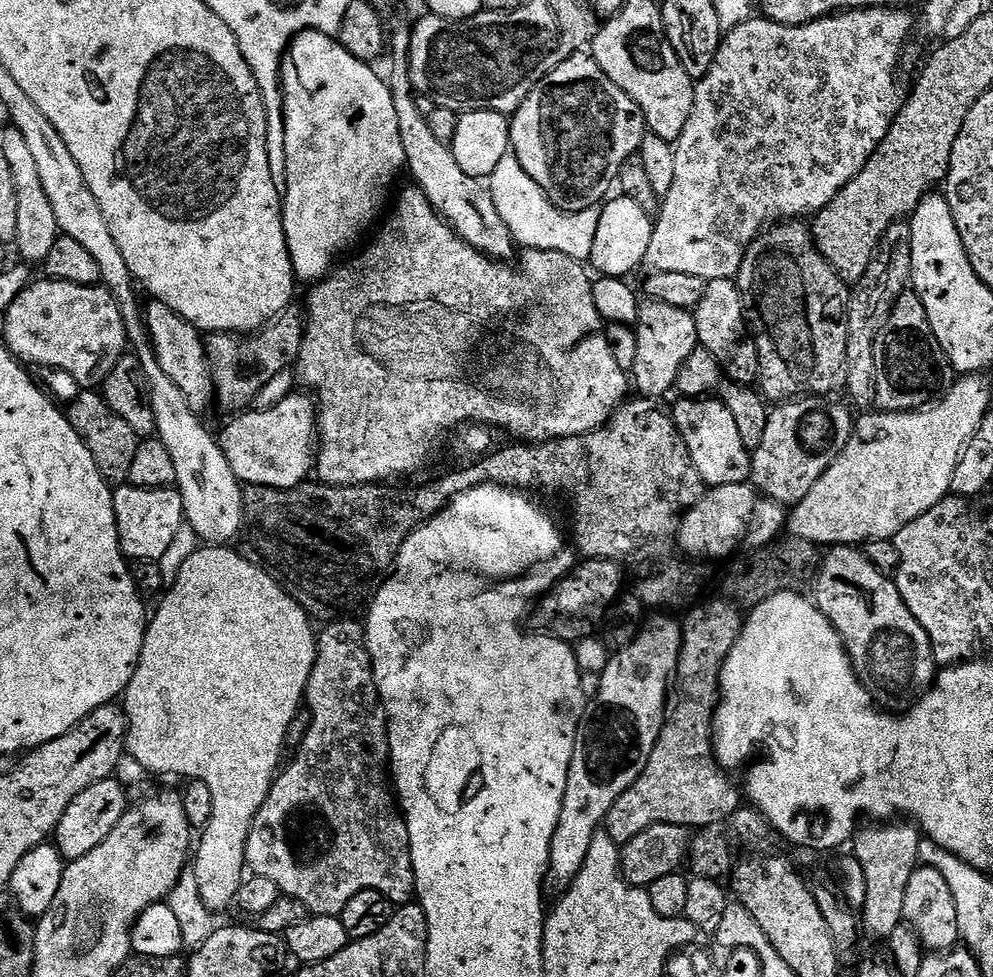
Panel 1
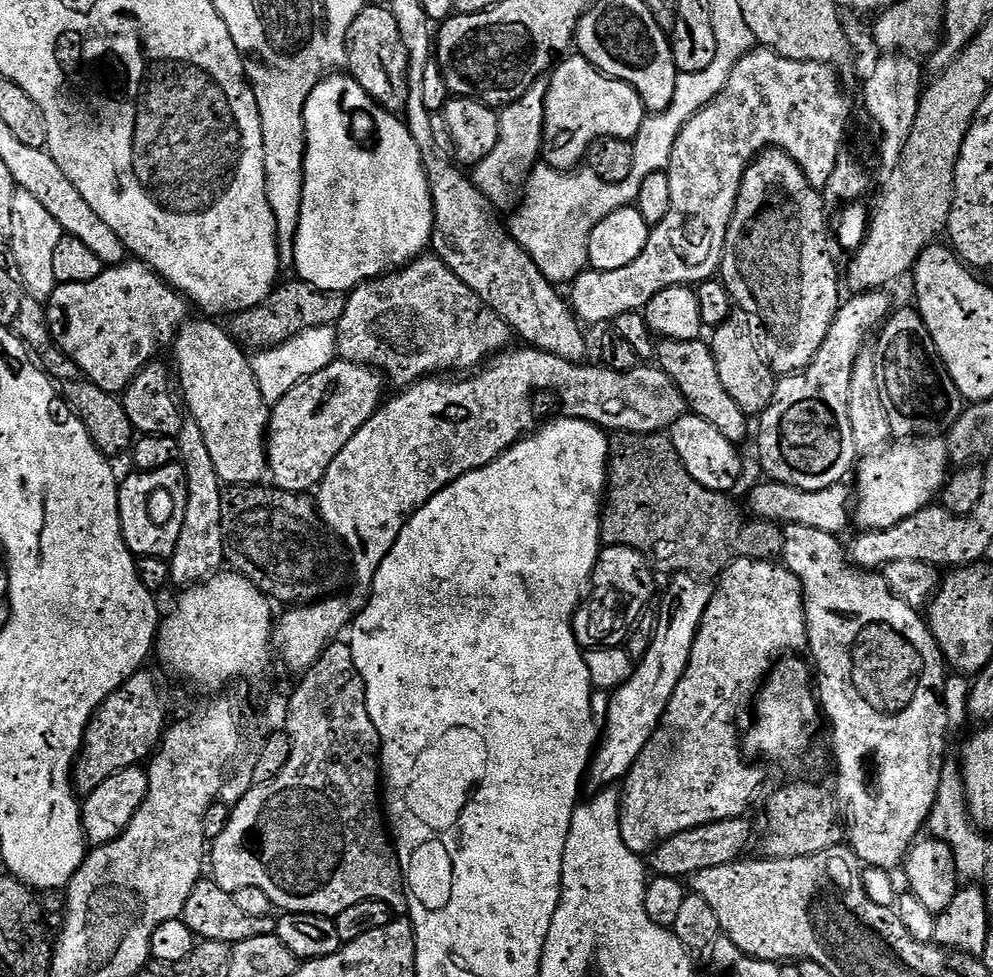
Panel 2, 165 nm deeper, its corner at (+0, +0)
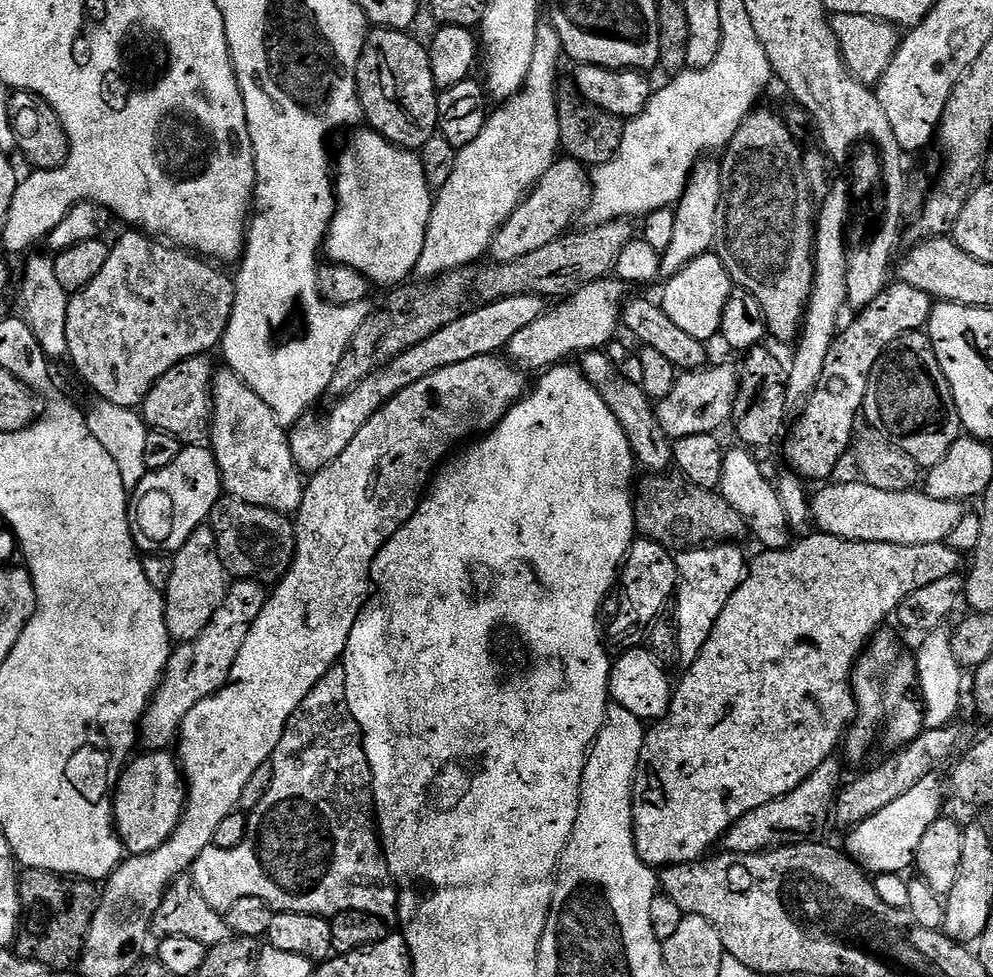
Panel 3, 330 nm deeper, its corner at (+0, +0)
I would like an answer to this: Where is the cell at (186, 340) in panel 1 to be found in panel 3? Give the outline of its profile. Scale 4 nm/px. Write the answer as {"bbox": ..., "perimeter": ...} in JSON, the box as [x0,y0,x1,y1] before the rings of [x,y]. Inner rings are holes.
{"bbox":[210,371,306,514],"perimeter":[[[217,371],[212,378],[212,426],[210,429],[210,447],[218,462],[223,491],[233,500],[262,506],[266,510],[285,514],[299,512],[306,484],[302,479],[300,469],[296,467],[294,454],[288,445],[289,433],[280,425],[278,418],[270,410],[270,406],[266,406],[266,402],[262,402],[262,398],[258,398],[258,394],[254,394],[254,390],[250,390],[250,386],[246,386],[246,382],[242,382],[242,378],[238,378],[236,372],[223,371]]]}

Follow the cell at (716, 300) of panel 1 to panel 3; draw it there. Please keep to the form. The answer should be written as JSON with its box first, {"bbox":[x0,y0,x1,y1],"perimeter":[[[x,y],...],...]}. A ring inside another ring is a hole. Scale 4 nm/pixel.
{"bbox":[731,346,788,449],"perimeter":[[[768,346],[748,349],[743,357],[744,365],[739,365],[740,389],[734,402],[731,427],[736,427],[736,436],[741,445],[749,449],[764,448],[772,444],[785,431],[784,412],[788,406],[788,374],[786,364],[779,360]]]}

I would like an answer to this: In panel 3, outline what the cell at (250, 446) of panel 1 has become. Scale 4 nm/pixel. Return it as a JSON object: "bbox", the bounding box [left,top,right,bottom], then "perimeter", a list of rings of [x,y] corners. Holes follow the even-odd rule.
{"bbox":[288,296,546,474],"perimeter":[[[511,296],[501,300],[490,300],[479,305],[481,308],[473,307],[465,311],[454,322],[442,326],[430,338],[418,342],[410,350],[398,354],[398,358],[385,364],[377,372],[371,372],[358,386],[354,386],[345,396],[339,397],[336,404],[325,416],[312,416],[306,414],[291,429],[288,445],[294,454],[296,467],[304,474],[315,474],[322,471],[350,442],[354,442],[354,434],[370,422],[373,414],[384,405],[390,403],[402,390],[414,386],[422,378],[442,370],[446,366],[454,366],[454,362],[470,362],[470,358],[479,356],[494,356],[503,353],[508,347],[510,338],[530,326],[544,311],[546,304],[538,296]]]}

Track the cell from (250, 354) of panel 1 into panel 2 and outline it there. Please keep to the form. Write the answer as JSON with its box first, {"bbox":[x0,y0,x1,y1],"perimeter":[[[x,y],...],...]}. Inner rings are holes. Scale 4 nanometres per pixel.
{"bbox":[230,278,347,349],"perimeter":[[[292,278],[285,288],[280,286],[273,291],[266,301],[266,306],[235,313],[230,320],[230,332],[236,343],[245,349],[276,348],[311,328],[333,327],[342,318],[347,301],[347,295],[323,292],[302,279]]]}

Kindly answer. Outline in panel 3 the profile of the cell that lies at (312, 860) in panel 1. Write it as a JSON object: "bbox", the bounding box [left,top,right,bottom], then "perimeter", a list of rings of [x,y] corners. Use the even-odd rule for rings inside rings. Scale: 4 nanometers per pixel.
{"bbox":[190,667,400,926],"perimeter":[[[334,667],[326,673],[318,682],[318,686],[314,686],[314,690],[310,690],[310,694],[306,694],[306,698],[298,706],[298,710],[294,710],[294,714],[288,719],[288,725],[282,734],[282,742],[278,742],[278,746],[274,750],[271,764],[273,766],[273,781],[265,789],[262,800],[248,812],[246,838],[242,838],[242,842],[233,848],[213,846],[202,850],[202,854],[198,854],[198,858],[193,862],[190,875],[192,881],[198,886],[202,898],[206,898],[206,902],[210,902],[210,906],[214,906],[214,910],[221,914],[228,913],[230,906],[234,906],[234,902],[238,902],[238,898],[262,898],[262,902],[266,902],[276,912],[301,912],[302,914],[331,918],[343,912],[358,910],[374,914],[390,926],[395,925],[398,920],[400,893],[396,891],[396,882],[392,879],[388,863],[384,857],[384,846],[380,843],[380,834],[372,803],[372,771],[370,770],[370,762],[366,758],[364,736],[360,732],[358,722],[354,722],[354,714],[348,712],[346,674],[343,667]]]}

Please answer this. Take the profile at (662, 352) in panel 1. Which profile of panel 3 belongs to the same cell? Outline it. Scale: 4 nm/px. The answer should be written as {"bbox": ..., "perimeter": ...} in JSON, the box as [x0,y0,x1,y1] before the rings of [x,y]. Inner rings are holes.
{"bbox":[659,254,734,342],"perimeter":[[[705,254],[694,258],[678,274],[667,277],[664,297],[659,297],[660,307],[666,310],[667,316],[679,326],[685,334],[694,338],[711,342],[717,339],[722,310],[726,310],[726,302],[734,287],[726,266],[715,254]]]}

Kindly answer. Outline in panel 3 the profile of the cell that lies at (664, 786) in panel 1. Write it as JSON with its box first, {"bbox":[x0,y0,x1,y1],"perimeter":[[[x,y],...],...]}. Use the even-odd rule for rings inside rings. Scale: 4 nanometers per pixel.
{"bbox":[632,531,961,870],"perimeter":[[[817,531],[816,536],[808,536],[805,540],[797,539],[786,548],[773,548],[761,551],[756,561],[746,568],[744,581],[738,590],[726,602],[722,614],[718,614],[718,622],[706,638],[706,646],[702,646],[702,654],[693,664],[683,669],[684,677],[675,685],[668,713],[655,721],[647,729],[642,754],[636,771],[636,784],[632,788],[632,821],[636,835],[636,849],[642,862],[653,870],[663,870],[669,864],[690,864],[693,860],[707,857],[712,847],[719,845],[725,834],[750,810],[758,810],[758,806],[766,806],[774,798],[782,798],[790,794],[800,783],[822,762],[833,759],[836,747],[841,747],[850,725],[856,719],[856,695],[852,693],[852,671],[856,669],[856,661],[868,646],[868,641],[885,627],[884,619],[895,613],[900,604],[914,590],[922,590],[922,586],[930,586],[930,582],[938,582],[941,578],[950,578],[961,570],[961,553],[949,548],[947,543],[922,544],[920,546],[904,546],[890,542],[862,542],[861,540],[843,540],[830,536],[826,532]]]}

